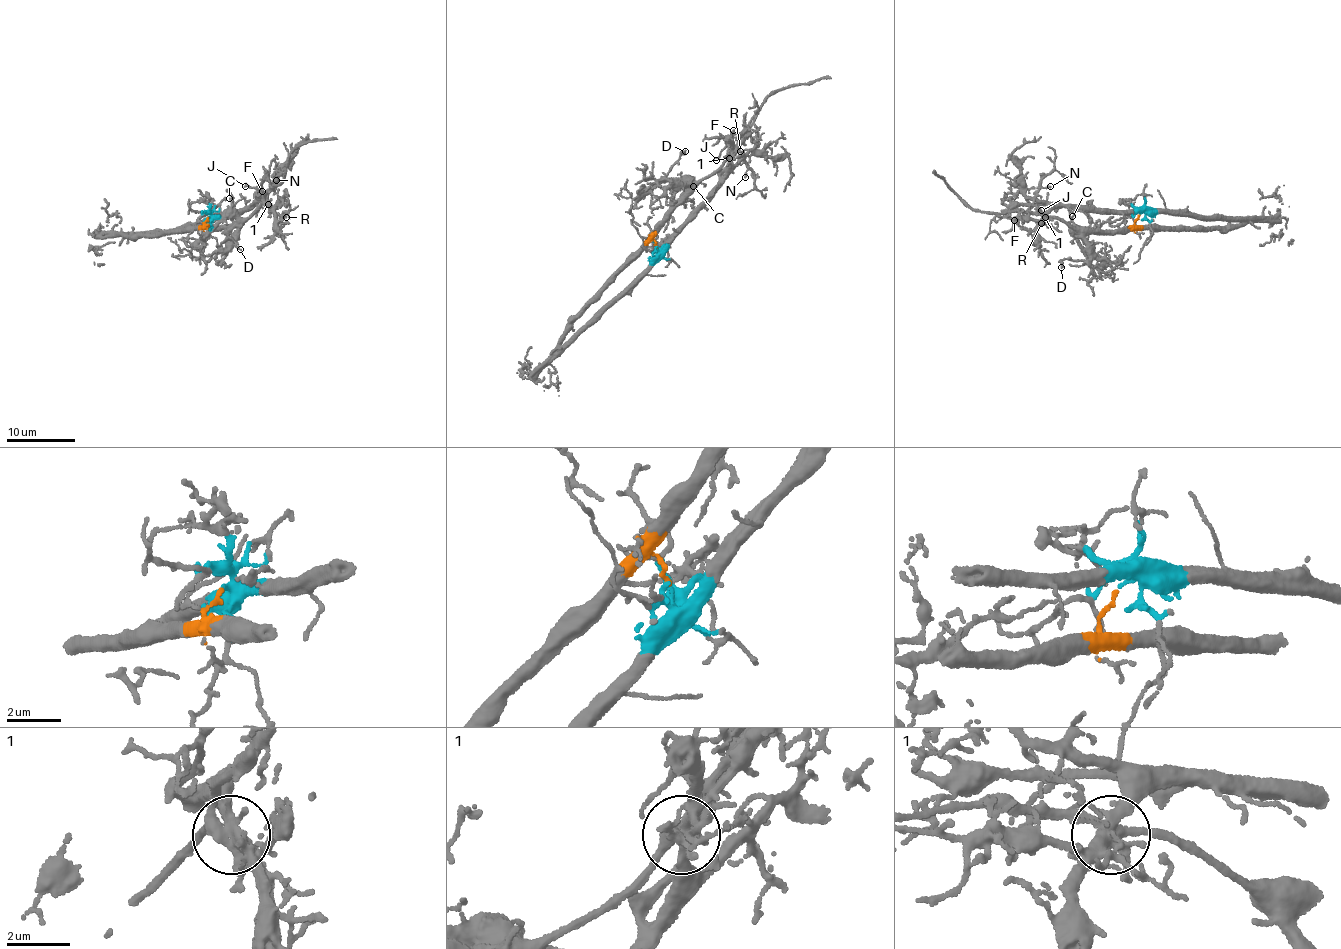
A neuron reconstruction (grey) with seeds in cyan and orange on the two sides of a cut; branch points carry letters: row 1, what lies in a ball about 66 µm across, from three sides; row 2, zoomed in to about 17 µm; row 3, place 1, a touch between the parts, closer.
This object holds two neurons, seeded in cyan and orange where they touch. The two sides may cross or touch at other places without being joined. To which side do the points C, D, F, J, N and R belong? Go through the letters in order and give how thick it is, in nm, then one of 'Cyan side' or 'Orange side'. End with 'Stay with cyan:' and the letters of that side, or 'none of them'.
C: Thickness 140 nm. Orange side
D: Thickness 120 nm. Orange side
F: Thickness 110 nm. Cyan side
J: Thickness 150 nm. Cyan side
N: Thickness 130 nm. Cyan side
R: Thickness 120 nm. Cyan side
Stay with cyan: F, J, N, R

